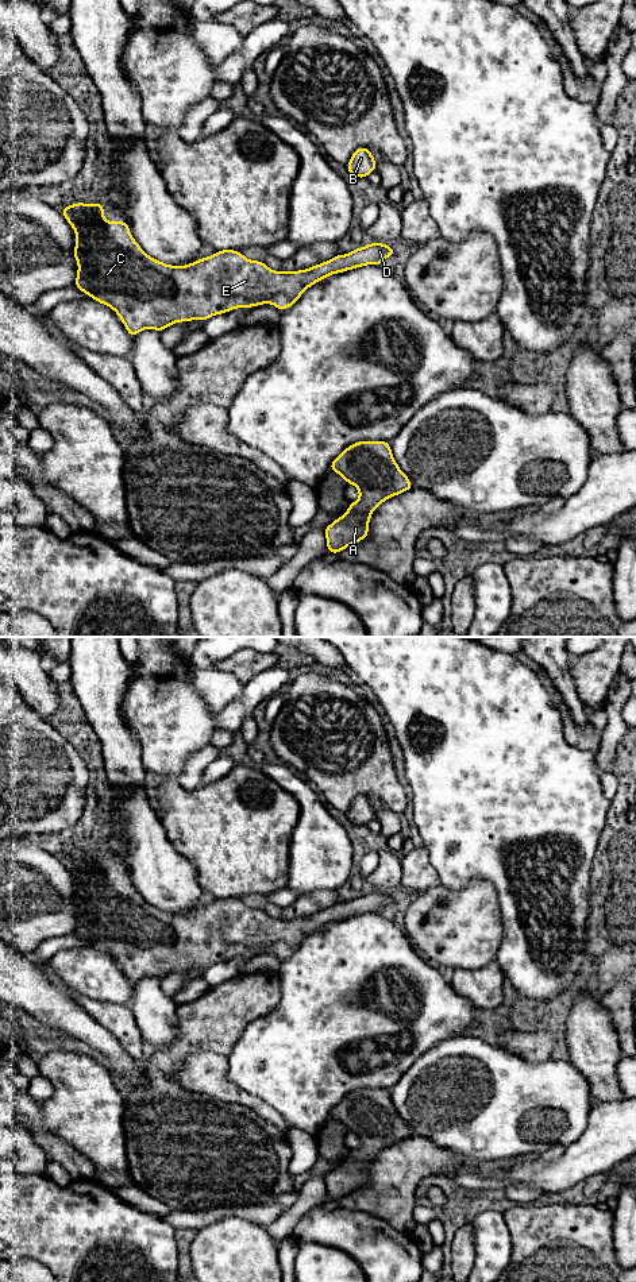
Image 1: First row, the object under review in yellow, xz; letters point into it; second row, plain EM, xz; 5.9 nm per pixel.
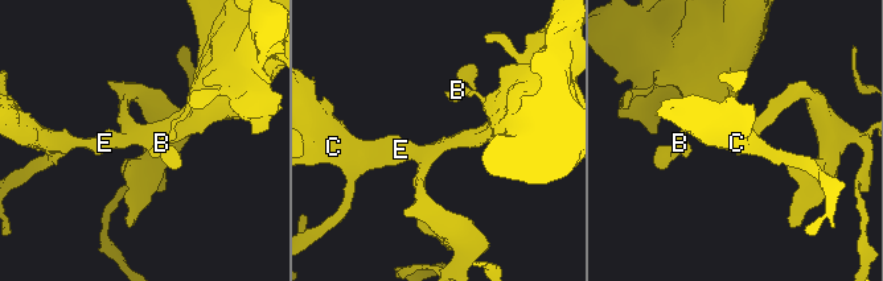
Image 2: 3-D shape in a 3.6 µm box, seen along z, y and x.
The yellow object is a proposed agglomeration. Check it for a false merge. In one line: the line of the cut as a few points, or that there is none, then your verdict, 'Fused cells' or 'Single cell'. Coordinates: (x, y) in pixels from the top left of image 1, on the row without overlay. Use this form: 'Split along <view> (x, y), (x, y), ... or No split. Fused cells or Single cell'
No split. Single cell

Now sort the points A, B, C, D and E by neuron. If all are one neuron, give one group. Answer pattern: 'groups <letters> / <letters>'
groups A B C D E

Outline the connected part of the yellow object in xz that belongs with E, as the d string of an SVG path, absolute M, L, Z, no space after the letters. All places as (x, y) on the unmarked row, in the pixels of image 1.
M76 850L61 857L77 884L74 907L78 911L74 934L120 965L131 985L143 977L162 980L176 970L201 968L231 957L273 951L281 959L296 951L301 942L328 923L366 912L381 914L396 899L383 891L336 903L327 910L298 919L274 919L263 908L250 908L236 897L221 897L186 914L170 914L147 903L132 885L128 870L105 869L100 850Z

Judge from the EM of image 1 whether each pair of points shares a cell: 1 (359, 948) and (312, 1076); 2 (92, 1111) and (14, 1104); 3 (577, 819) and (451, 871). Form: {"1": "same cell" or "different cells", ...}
{"1": "same cell", "2": "same cell", "3": "same cell"}

